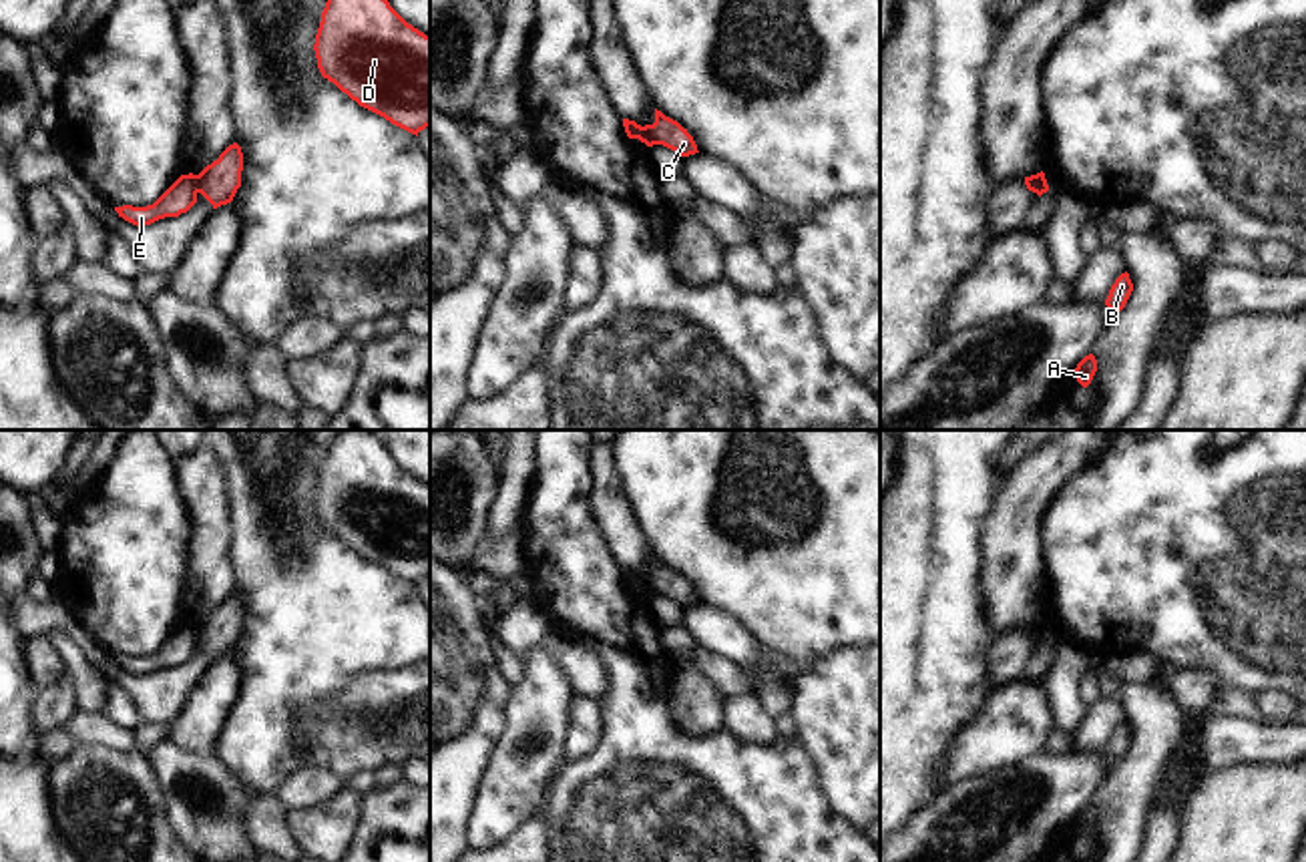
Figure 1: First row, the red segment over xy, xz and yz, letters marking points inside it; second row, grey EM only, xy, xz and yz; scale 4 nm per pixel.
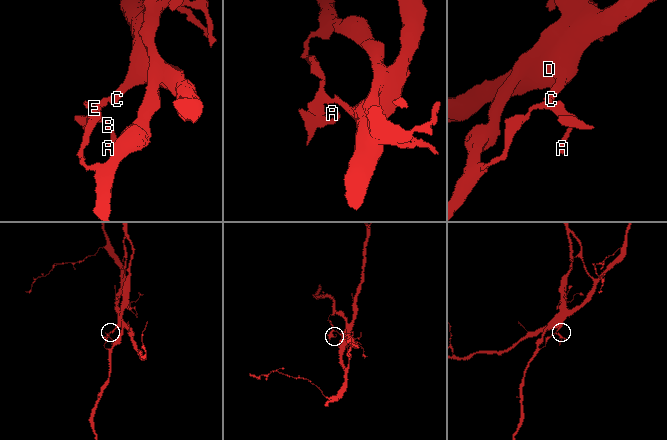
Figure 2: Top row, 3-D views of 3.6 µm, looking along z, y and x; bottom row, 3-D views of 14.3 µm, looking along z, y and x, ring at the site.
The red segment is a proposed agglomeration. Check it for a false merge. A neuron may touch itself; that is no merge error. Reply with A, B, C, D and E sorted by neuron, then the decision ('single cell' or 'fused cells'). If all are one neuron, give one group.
A B E / C D | fused cells

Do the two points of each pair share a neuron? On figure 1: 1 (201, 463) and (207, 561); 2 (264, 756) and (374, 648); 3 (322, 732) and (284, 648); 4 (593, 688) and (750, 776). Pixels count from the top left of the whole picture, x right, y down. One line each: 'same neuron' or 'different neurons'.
1: same neuron
2: same neuron
3: different neurons
4: different neurons

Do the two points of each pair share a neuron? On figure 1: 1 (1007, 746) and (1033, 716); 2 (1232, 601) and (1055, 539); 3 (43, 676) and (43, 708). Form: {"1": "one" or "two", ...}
{"1": "one", "2": "one", "3": "two"}

